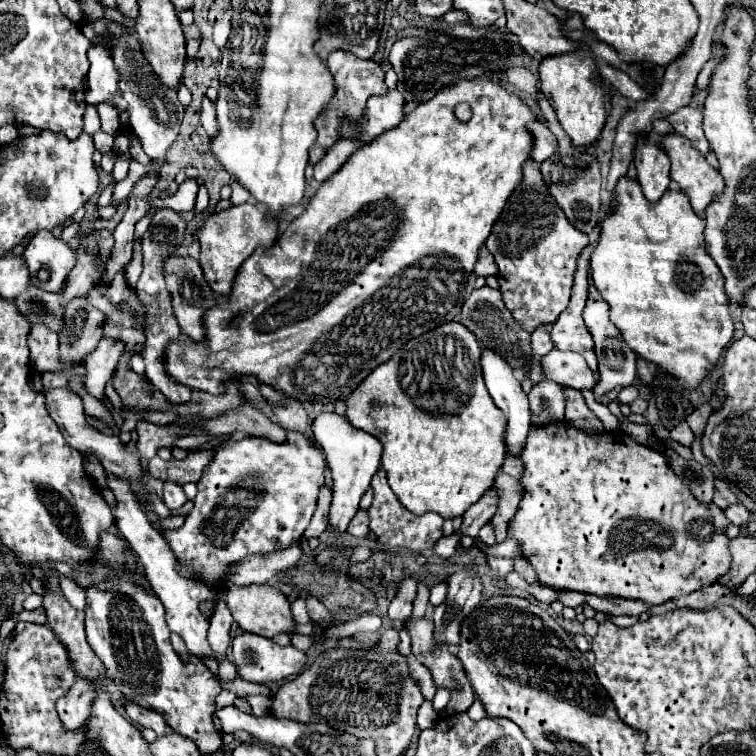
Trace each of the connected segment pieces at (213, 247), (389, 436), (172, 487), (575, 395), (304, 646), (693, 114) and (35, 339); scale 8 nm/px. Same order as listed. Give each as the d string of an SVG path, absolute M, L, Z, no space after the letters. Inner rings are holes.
M254 202L230 206L228 210L212 214L198 230L198 242L202 248L200 266L204 270L208 286L218 294L228 296L240 264L256 250L256 246L264 248L270 246L272 240L276 240L276 234L278 234L278 222L274 218L268 218L266 210Z
M448 322L420 338L404 344L392 360L380 364L346 400L346 418L354 428L372 432L382 442L382 464L388 472L388 482L404 508L412 514L436 512L442 518L456 518L466 512L468 506L480 500L480 496L492 488L498 470L504 464L504 424L506 416L490 398L482 368L480 368L480 344L476 336L458 322ZM372 400L380 404L374 408Z
M164 482L164 496L162 496L162 500L166 502L166 506L170 510L178 510L180 506L184 506L186 494L184 494L184 490L182 490L180 484L176 484L176 482Z
M566 388L566 422L570 422L574 428L580 428L584 432L602 432L604 424L602 420L586 406L582 394L574 388Z
M296 632L290 634L290 640L292 640L292 646L298 648L298 650L302 650L302 652L306 652L314 644L312 636L302 636L302 634L296 634Z
M686 106L686 108L680 108L672 114L668 114L666 120L674 128L674 132L688 138L696 150L700 150L702 154L710 152L710 144L704 136L704 130L702 130L702 112L700 110Z
M32 326L28 346L30 346L32 366L38 374L44 374L44 372L70 372L72 370L72 366L66 366L60 360L58 334L50 332L48 328Z

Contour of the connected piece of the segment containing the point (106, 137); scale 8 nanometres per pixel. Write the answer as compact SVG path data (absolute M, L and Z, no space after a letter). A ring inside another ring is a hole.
M100 129L93 135L93 141L96 150L107 153L113 149L114 136Z

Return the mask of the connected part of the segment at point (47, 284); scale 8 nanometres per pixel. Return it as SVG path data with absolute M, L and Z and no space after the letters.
M38 232L28 248L24 250L24 260L30 268L30 282L46 292L60 294L68 272L76 266L74 250L50 232Z

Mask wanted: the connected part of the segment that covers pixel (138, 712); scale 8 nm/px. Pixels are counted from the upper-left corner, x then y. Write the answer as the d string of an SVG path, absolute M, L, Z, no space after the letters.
M126 702L124 710L130 716L130 720L134 720L136 724L140 724L144 728L152 728L158 736L164 736L168 732L168 726L158 712L150 710L150 708L142 708L138 704L130 704L130 702Z

